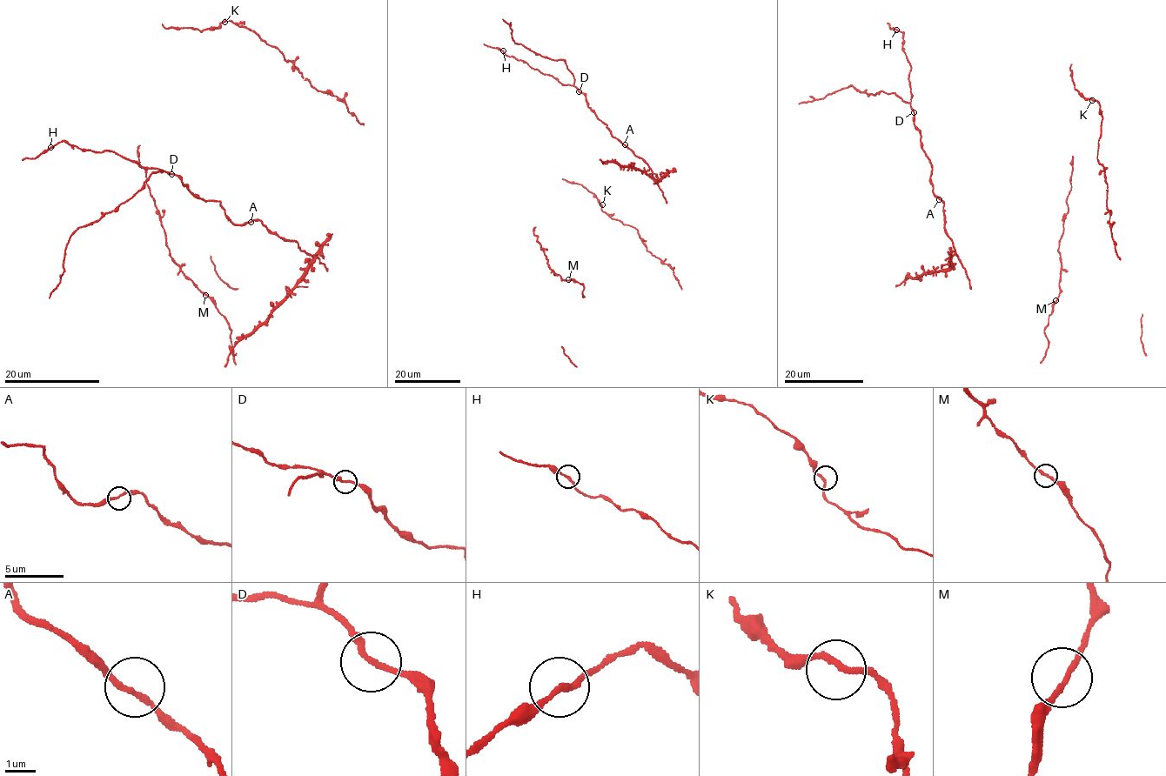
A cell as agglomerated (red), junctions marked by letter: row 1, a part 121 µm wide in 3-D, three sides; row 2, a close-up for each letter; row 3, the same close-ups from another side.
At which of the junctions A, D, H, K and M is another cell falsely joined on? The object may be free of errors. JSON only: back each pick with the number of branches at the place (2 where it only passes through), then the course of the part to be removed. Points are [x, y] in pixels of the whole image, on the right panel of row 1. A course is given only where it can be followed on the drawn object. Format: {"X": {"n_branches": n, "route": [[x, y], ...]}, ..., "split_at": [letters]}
{"split_at": []}

